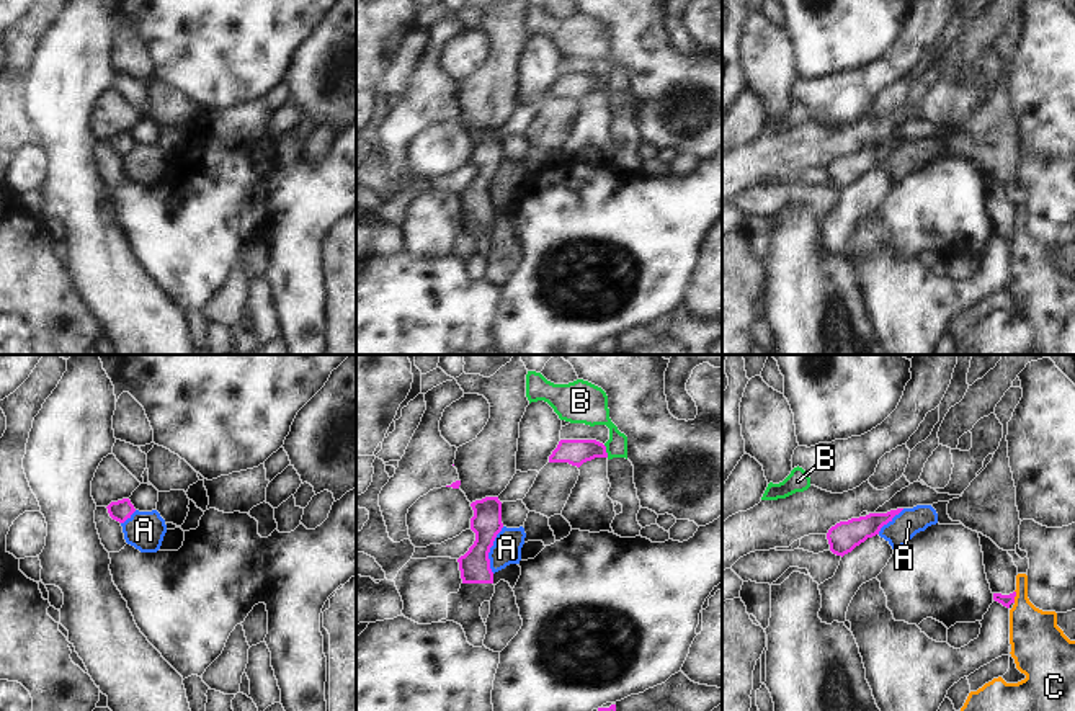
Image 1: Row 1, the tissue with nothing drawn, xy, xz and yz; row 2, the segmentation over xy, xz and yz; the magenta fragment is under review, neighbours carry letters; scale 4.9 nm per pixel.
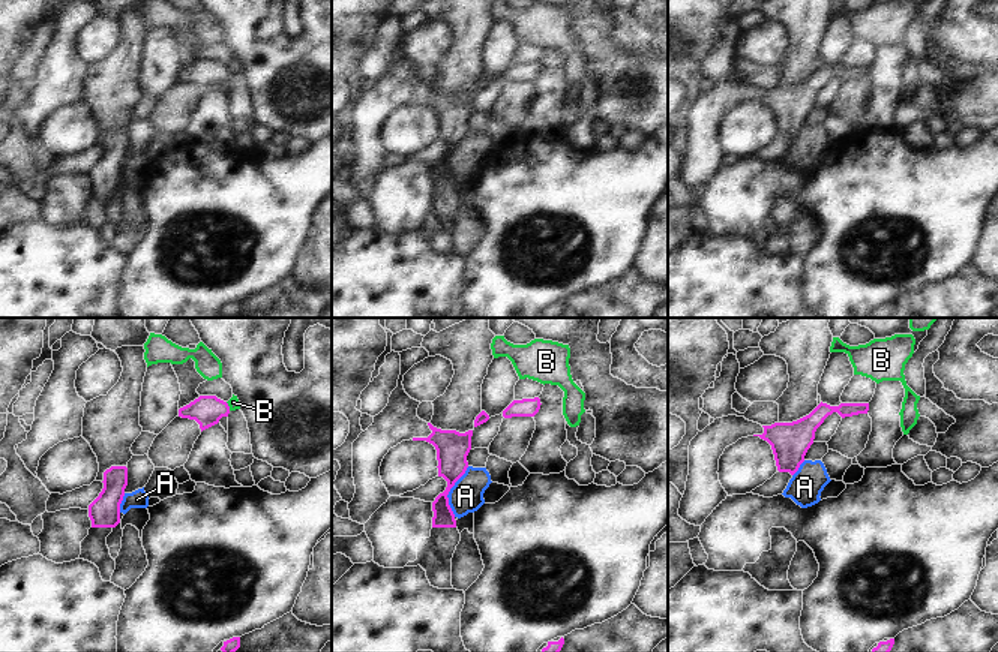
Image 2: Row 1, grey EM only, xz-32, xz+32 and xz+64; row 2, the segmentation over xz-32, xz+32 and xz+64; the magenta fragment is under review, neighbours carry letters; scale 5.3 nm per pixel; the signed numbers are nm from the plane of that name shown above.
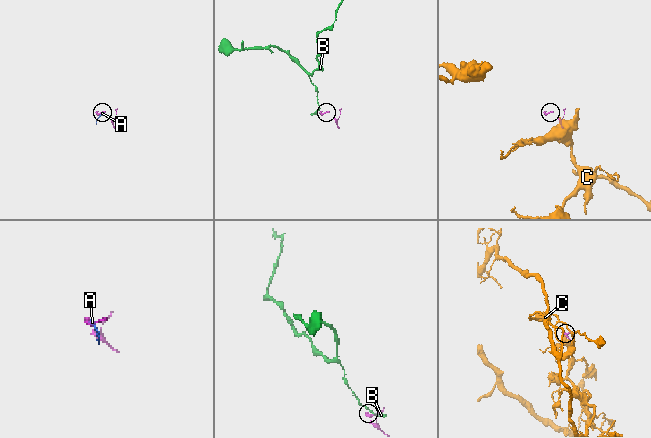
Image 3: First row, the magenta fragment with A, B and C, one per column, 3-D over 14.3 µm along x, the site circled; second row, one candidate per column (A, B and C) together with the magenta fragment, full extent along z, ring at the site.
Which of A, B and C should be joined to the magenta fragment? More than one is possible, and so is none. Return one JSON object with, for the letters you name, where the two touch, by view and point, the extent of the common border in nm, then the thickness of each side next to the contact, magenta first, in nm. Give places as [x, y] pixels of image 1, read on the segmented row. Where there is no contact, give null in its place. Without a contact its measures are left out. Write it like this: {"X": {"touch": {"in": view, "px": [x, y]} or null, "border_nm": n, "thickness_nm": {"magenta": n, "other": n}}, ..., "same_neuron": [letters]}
{"same_neuron": []}

